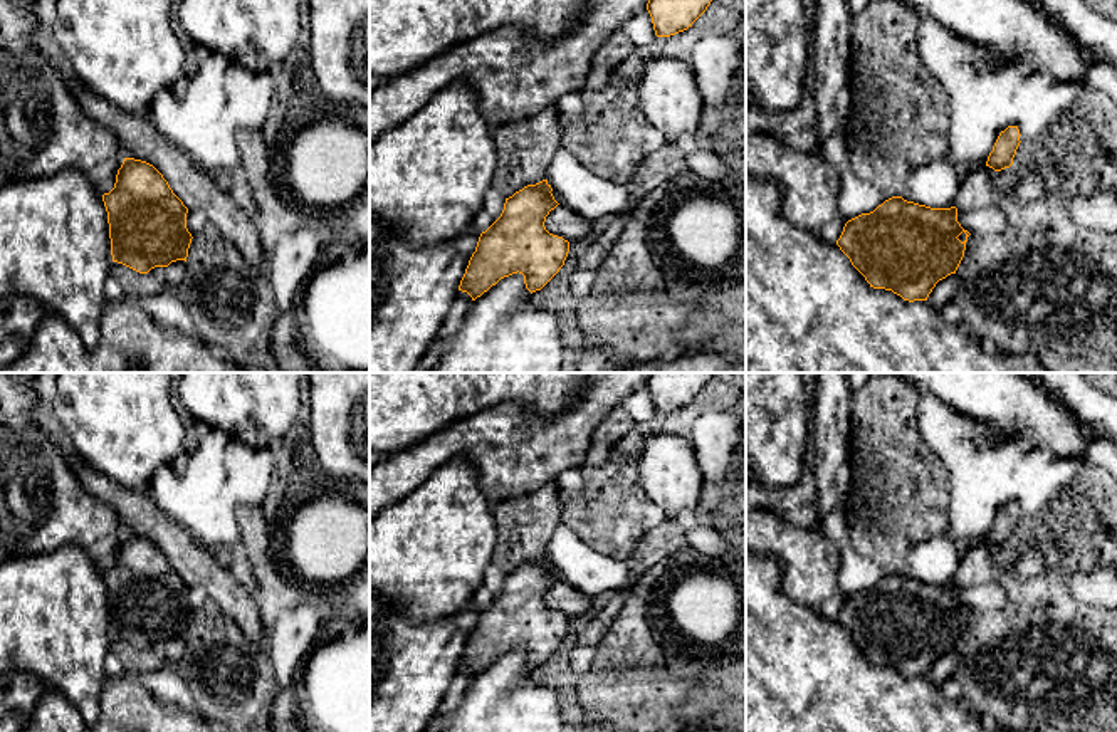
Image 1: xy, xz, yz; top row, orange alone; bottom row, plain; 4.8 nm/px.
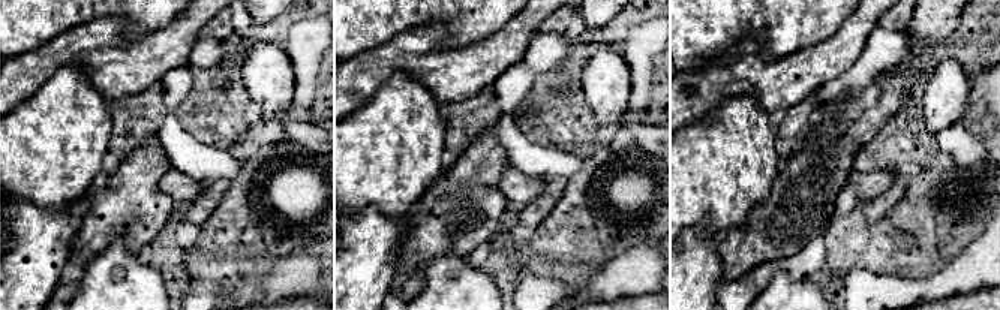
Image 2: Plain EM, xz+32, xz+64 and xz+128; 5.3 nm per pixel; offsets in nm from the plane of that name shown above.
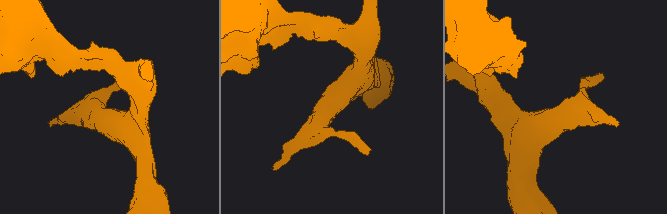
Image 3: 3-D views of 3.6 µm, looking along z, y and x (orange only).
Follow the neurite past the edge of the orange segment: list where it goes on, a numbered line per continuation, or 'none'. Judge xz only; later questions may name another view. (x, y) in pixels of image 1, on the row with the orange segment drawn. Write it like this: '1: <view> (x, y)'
none

